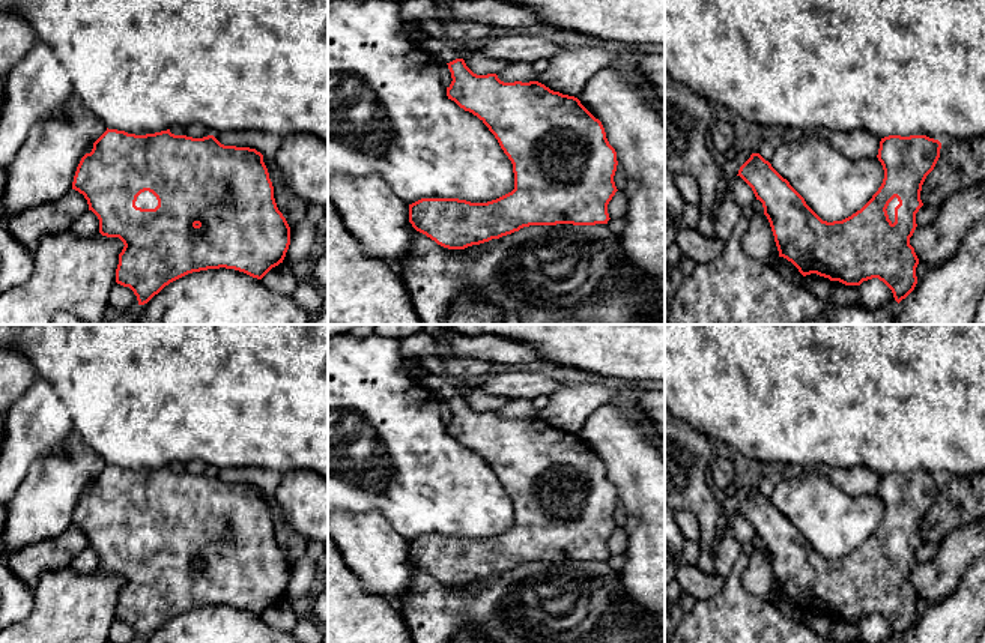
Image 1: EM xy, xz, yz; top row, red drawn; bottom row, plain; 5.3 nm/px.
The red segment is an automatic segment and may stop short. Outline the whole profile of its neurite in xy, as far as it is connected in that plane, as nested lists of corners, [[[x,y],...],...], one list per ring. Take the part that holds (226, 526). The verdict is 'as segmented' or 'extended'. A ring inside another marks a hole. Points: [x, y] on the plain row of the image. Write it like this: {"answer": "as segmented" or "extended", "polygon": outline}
{"answer": "extended", "polygon": [[[107,464],[107,467],[93,479],[92,488],[81,494],[74,512],[72,526],[84,532],[89,547],[98,553],[99,569],[107,574],[119,574],[123,578],[125,583],[119,590],[119,601],[116,605],[116,619],[129,623],[137,632],[138,641],[147,640],[165,622],[192,608],[226,604],[262,616],[272,604],[283,599],[290,581],[290,563],[277,544],[274,523],[263,499],[263,491],[250,484],[224,482],[214,472],[192,475],[186,472],[174,472],[170,466],[135,472]]]}

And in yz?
{"answer": "extended", "polygon": [[[926,472],[881,475],[877,491],[884,506],[881,523],[860,547],[833,559],[823,557],[759,490],[752,490],[737,512],[752,524],[756,536],[762,539],[779,593],[791,598],[803,613],[817,610],[845,622],[860,622],[863,617],[878,614],[892,626],[899,640],[917,620],[919,595],[910,581],[910,574],[917,563],[916,550],[923,542],[922,521],[935,503],[940,485],[941,479]]]}

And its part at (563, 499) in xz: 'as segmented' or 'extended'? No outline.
as segmented

